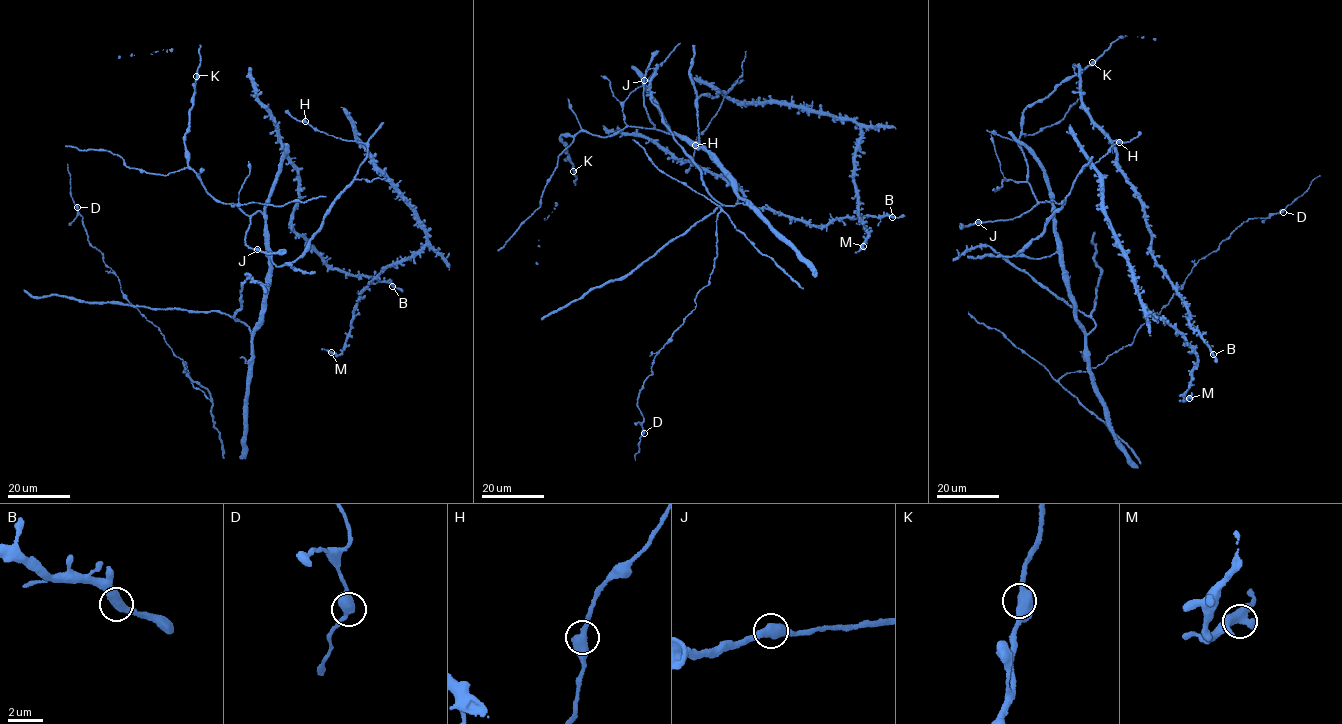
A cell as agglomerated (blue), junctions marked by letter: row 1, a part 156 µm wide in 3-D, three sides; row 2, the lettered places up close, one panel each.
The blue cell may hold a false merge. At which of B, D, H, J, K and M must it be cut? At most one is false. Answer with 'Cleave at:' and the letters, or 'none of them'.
Cleave at: none of them

